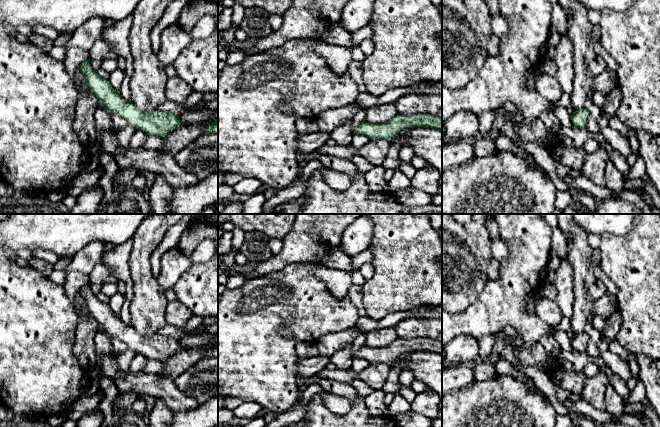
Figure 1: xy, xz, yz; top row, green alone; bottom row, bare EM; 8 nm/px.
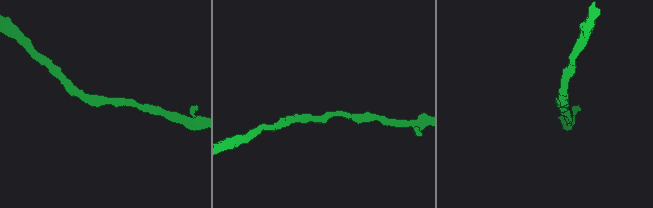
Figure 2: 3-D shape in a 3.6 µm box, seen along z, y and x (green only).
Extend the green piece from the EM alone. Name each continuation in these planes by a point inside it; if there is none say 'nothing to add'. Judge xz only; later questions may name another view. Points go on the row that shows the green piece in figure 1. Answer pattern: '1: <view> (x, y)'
nothing to add

